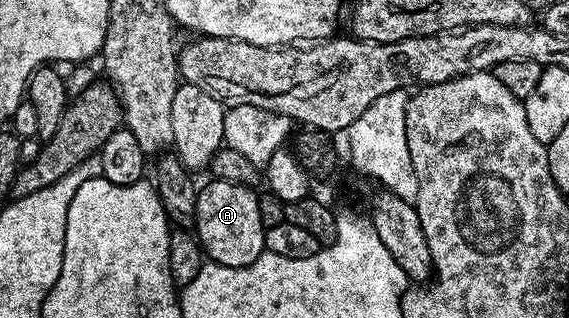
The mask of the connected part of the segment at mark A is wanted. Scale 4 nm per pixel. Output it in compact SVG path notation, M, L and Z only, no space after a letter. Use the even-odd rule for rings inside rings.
M211 179L199 187L193 231L210 262L226 267L248 267L265 250L264 230L259 195L252 188L220 179Z

